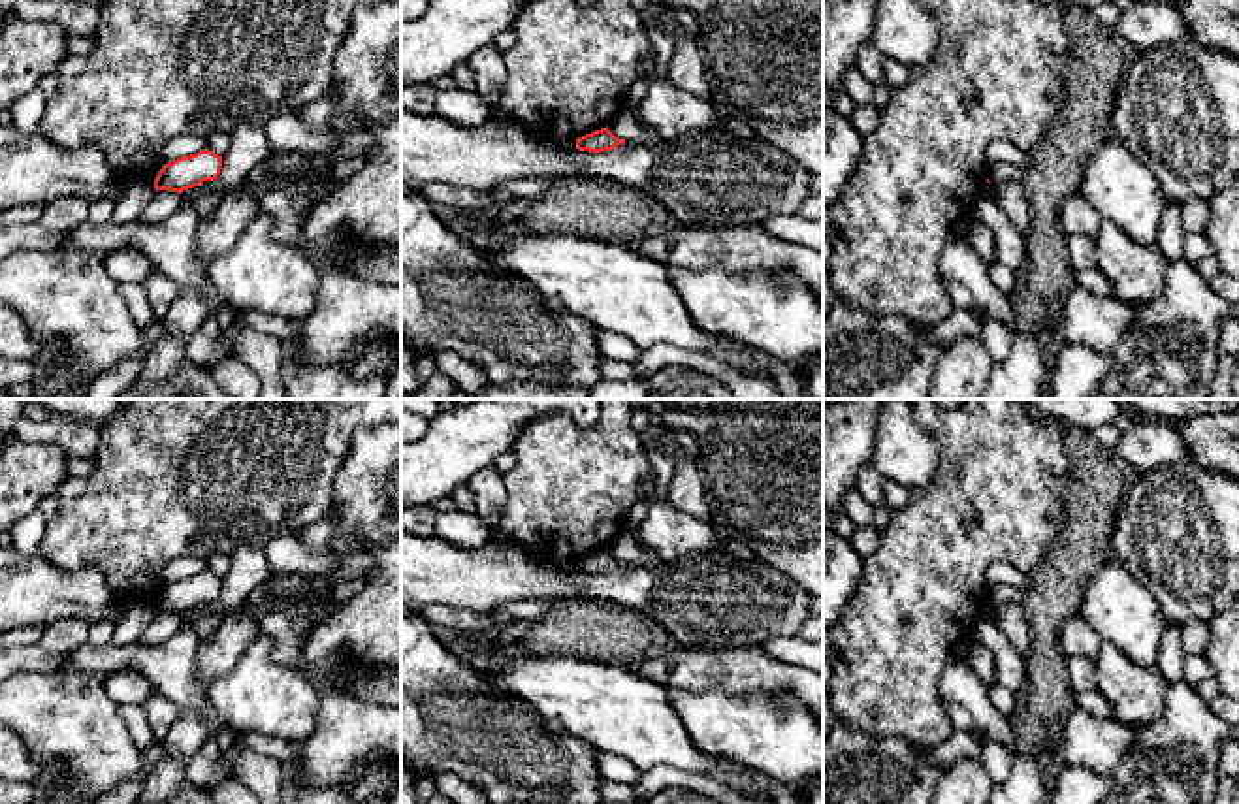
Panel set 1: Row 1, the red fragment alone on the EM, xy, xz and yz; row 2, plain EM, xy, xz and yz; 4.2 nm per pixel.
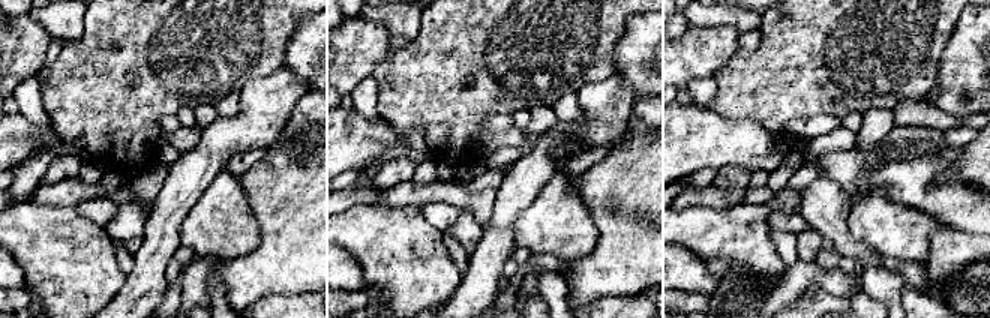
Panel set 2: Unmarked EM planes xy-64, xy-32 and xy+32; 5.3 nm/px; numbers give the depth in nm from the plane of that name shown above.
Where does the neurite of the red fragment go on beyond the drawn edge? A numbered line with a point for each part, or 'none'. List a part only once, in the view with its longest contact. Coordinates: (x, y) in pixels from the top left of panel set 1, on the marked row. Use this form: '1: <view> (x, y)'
none

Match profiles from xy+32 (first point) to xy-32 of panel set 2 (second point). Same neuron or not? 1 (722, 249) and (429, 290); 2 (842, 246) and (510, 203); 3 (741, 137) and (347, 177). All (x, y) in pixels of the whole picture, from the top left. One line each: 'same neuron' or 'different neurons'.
1: same neuron
2: different neurons
3: different neurons

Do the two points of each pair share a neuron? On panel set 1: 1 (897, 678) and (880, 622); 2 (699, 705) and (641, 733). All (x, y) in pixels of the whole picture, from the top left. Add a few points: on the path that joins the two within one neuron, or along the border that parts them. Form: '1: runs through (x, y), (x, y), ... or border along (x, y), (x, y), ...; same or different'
1: runs through (889, 665), (889, 635); same
2: border along (671, 690), (671, 705), (688, 739), (703, 752); different

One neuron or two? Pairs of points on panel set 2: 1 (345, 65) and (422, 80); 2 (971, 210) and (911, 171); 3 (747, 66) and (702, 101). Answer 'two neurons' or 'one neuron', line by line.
1: two neurons
2: one neuron
3: two neurons

